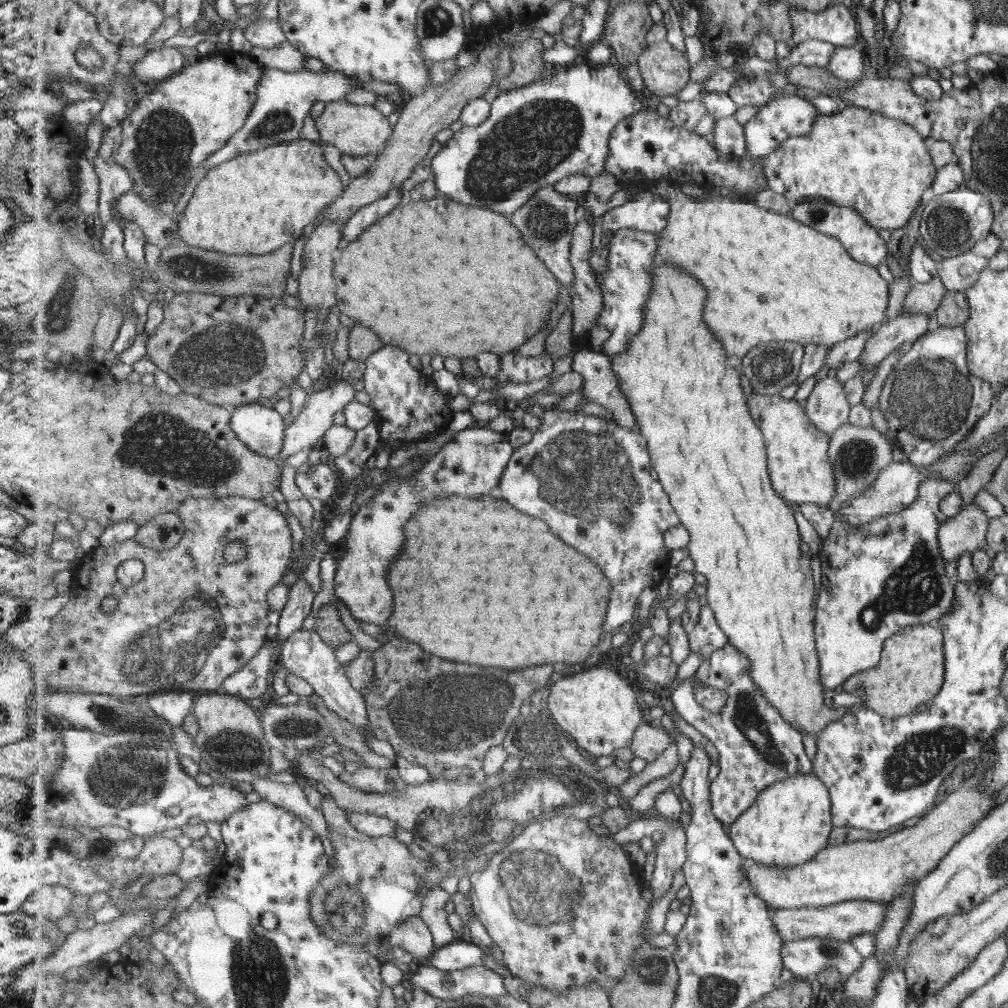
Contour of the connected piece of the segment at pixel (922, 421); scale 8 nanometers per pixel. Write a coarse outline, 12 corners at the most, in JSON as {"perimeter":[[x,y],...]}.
{"perimeter":[[965,330],[906,345],[879,410],[909,463],[963,442],[991,388]]}

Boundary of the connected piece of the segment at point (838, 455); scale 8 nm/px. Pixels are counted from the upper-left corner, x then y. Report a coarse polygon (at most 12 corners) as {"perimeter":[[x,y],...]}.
{"perimeter":[[848,423],[831,435],[837,477],[829,508],[869,490],[891,461],[875,427]]}

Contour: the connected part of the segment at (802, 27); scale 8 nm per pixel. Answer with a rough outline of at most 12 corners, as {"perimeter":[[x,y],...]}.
{"perimeter":[[791,8],[795,43],[811,38],[837,47],[861,42],[854,10]]}

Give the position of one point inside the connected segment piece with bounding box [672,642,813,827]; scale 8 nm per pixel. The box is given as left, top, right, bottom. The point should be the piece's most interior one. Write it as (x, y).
(757, 746)

